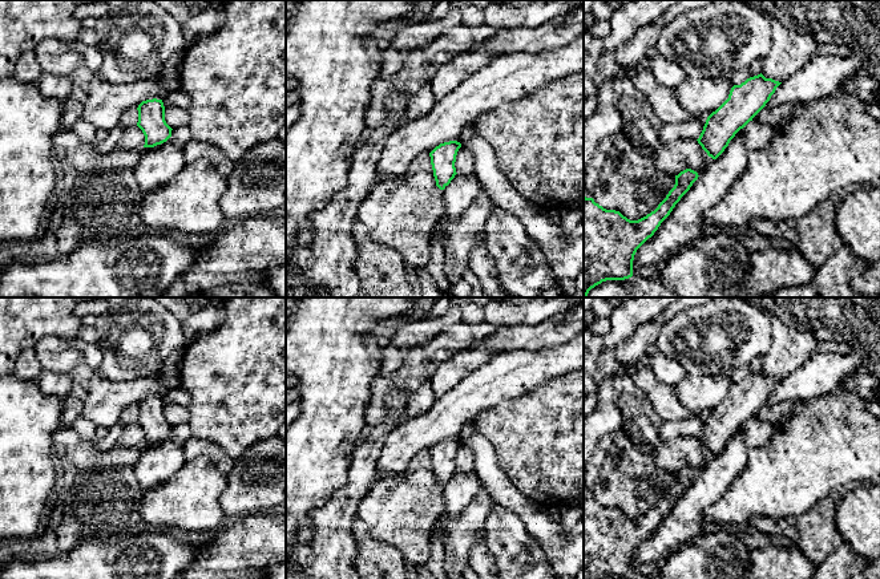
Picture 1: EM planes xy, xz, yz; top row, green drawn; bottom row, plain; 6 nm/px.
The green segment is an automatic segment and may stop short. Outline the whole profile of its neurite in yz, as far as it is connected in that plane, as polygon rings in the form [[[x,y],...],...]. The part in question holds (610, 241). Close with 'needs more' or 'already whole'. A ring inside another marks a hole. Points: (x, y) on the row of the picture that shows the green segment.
[[[691,169],[681,171],[658,207],[638,220],[584,197],[584,297],[602,282],[633,276],[637,250],[654,235],[698,177]]]; already whole

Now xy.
[[[162,100],[142,101],[138,108],[137,126],[145,135],[144,147],[154,147],[171,137],[171,127],[165,121],[165,106]]]; already whole

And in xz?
[[[449,141],[440,143],[429,153],[433,177],[440,190],[444,190],[457,174],[455,162],[460,147],[460,142]]]; already whole

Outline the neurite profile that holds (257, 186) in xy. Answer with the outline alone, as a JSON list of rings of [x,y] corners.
[[[278,138],[261,142],[250,149],[226,177],[226,190],[219,208],[227,222],[286,212],[286,143]]]

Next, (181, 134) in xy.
[[[187,124],[173,129],[171,135],[177,141],[177,145],[182,149],[191,139],[191,134]]]

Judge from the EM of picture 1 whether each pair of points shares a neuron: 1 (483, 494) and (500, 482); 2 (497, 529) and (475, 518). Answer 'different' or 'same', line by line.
1: different
2: different

